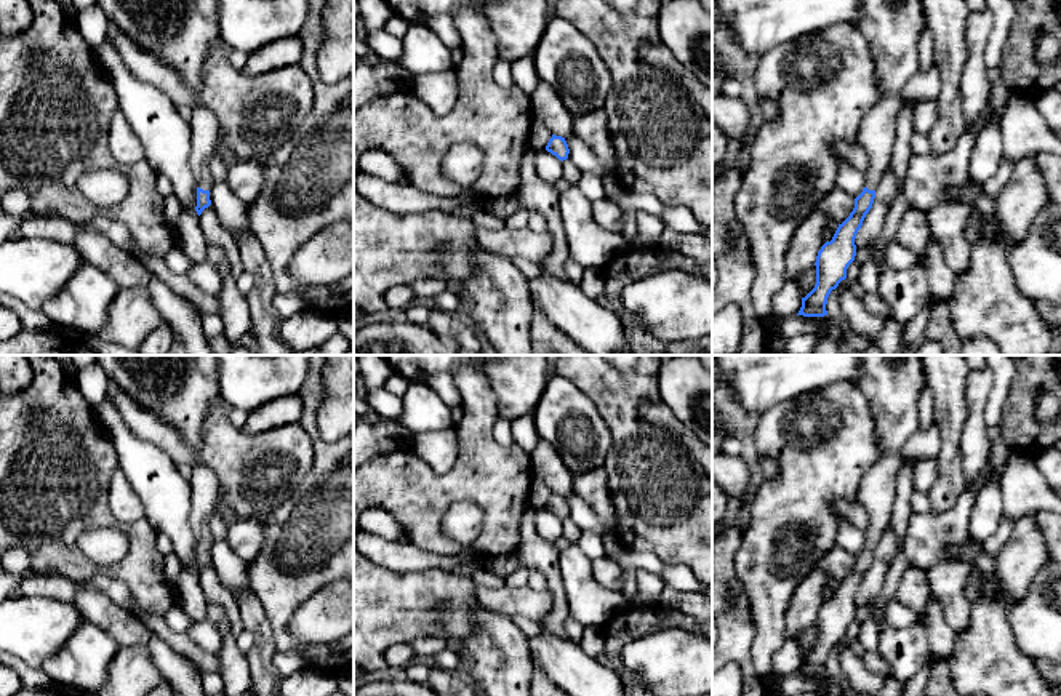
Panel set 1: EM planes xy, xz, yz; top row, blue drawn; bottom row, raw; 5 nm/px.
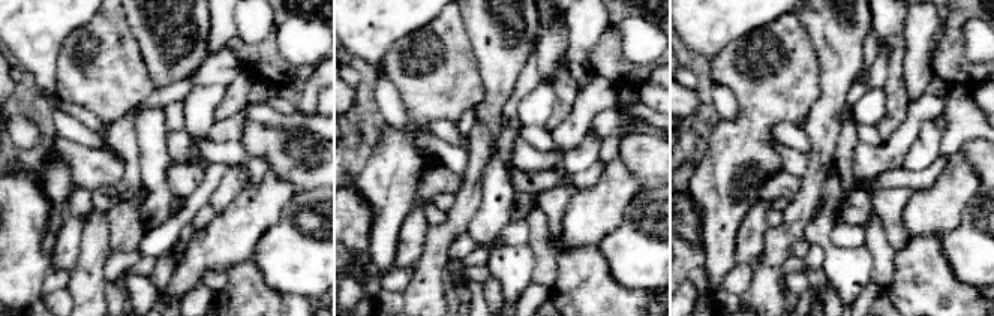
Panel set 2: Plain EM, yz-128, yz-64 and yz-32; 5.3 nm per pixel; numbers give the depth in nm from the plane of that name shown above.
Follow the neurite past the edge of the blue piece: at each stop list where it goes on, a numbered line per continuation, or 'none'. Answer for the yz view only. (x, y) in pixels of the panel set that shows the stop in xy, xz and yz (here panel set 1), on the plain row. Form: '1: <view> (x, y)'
1: yz (892, 384)

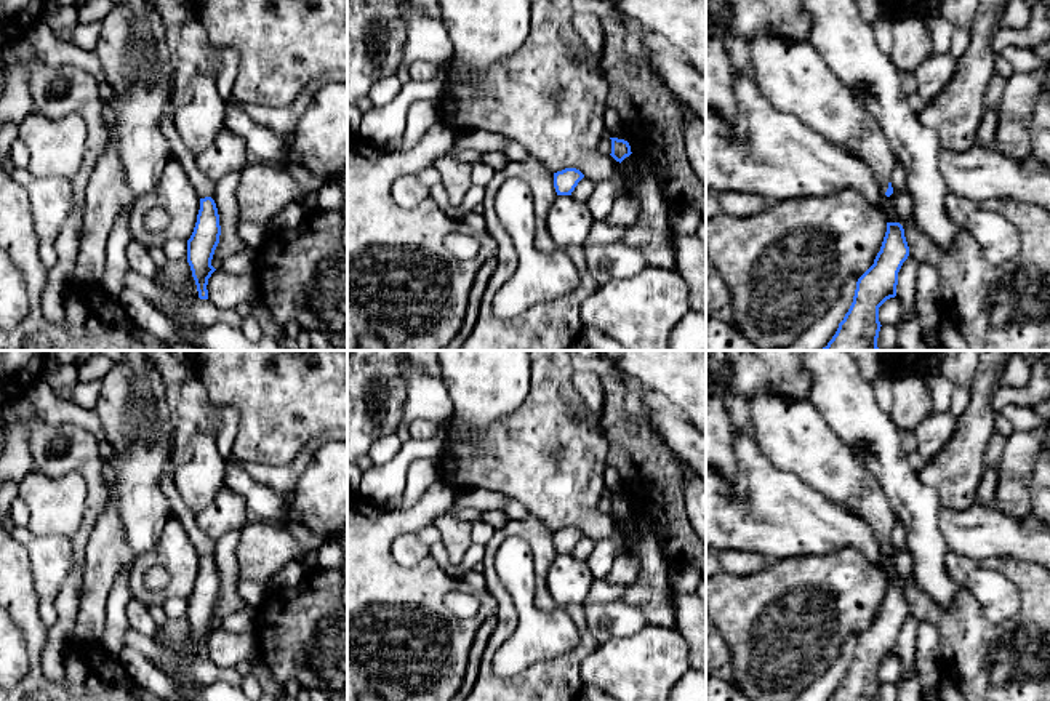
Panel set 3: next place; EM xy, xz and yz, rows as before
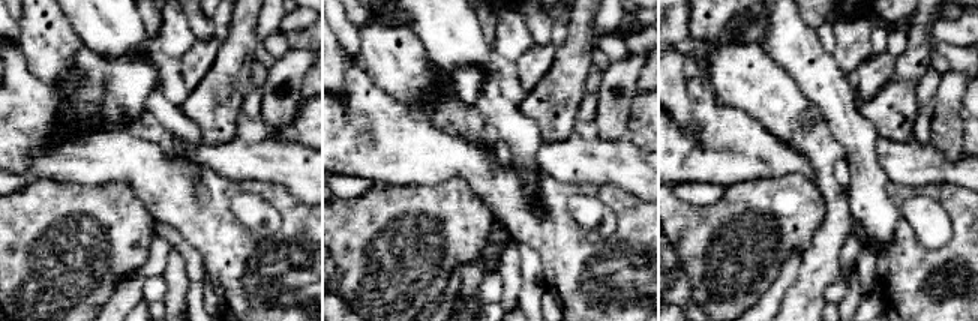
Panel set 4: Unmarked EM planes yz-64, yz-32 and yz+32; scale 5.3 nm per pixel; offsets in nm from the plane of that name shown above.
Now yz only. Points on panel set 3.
1: yz (796, 439)

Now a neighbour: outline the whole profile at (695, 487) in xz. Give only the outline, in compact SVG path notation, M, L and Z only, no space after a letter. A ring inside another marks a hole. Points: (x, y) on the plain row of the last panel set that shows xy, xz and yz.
M688 475L683 487L687 515L706 551L706 480Z

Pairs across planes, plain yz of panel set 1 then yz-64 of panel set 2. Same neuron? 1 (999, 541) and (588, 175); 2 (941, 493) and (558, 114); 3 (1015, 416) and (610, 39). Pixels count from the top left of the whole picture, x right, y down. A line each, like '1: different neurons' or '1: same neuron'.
1: same neuron
2: same neuron
3: same neuron

